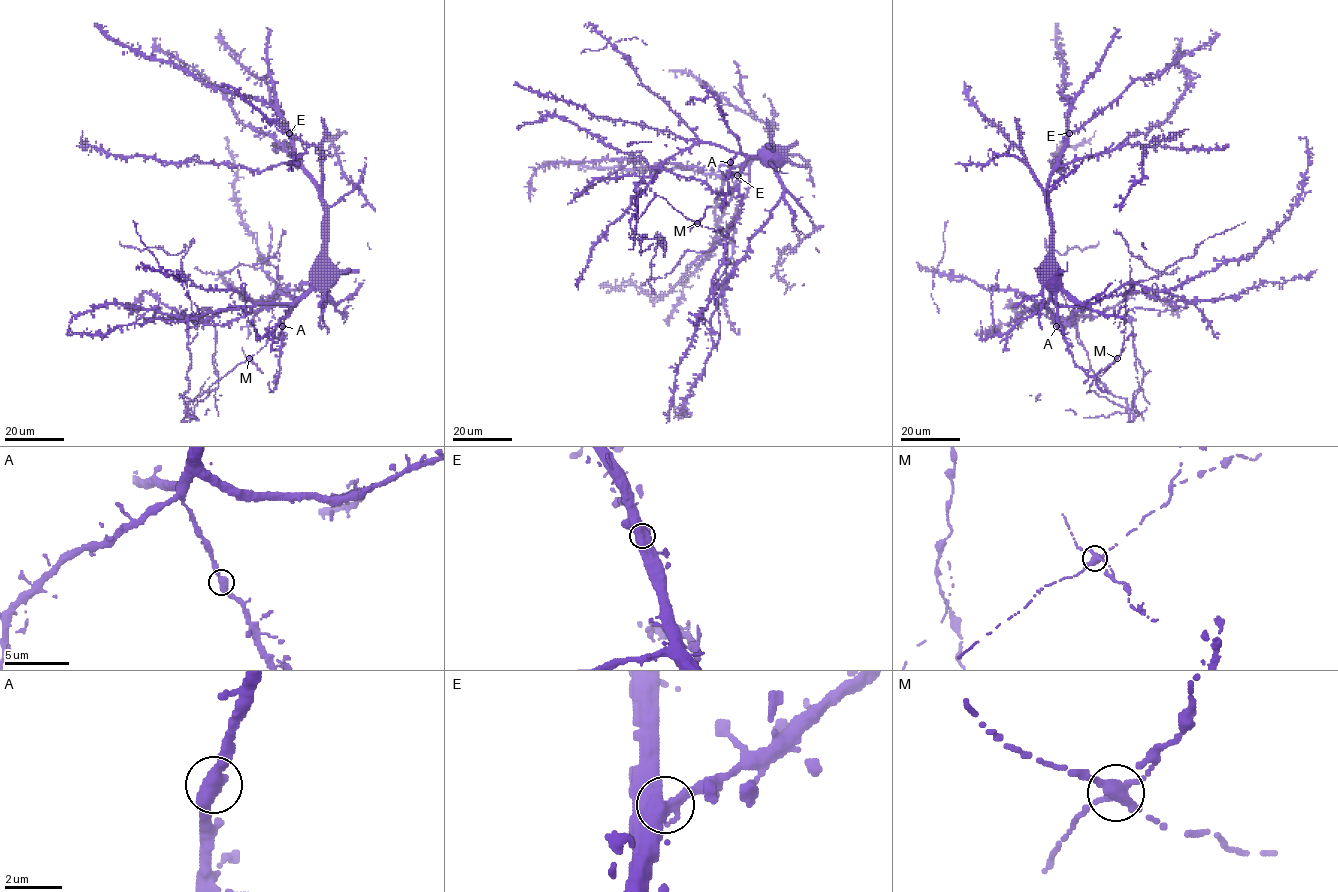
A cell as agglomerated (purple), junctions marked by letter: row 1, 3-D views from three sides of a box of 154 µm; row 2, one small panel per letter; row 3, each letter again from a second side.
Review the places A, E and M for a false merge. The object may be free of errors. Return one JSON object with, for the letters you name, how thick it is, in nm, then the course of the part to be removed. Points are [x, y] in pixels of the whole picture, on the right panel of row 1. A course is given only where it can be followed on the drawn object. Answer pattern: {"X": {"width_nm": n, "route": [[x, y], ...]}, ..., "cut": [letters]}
{"M": {"width_nm": 480, "route": [[1117, 358], [1089, 389], [1126, 408], [1095, 375], [1078, 342], [1046, 248], [1063, 255], [1099, 242]]}, "cut": ["M"]}

